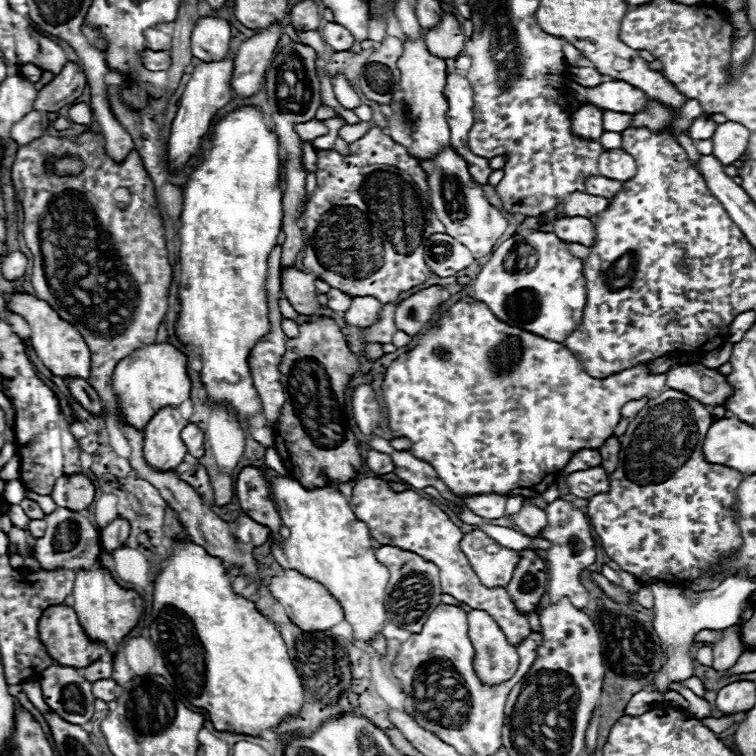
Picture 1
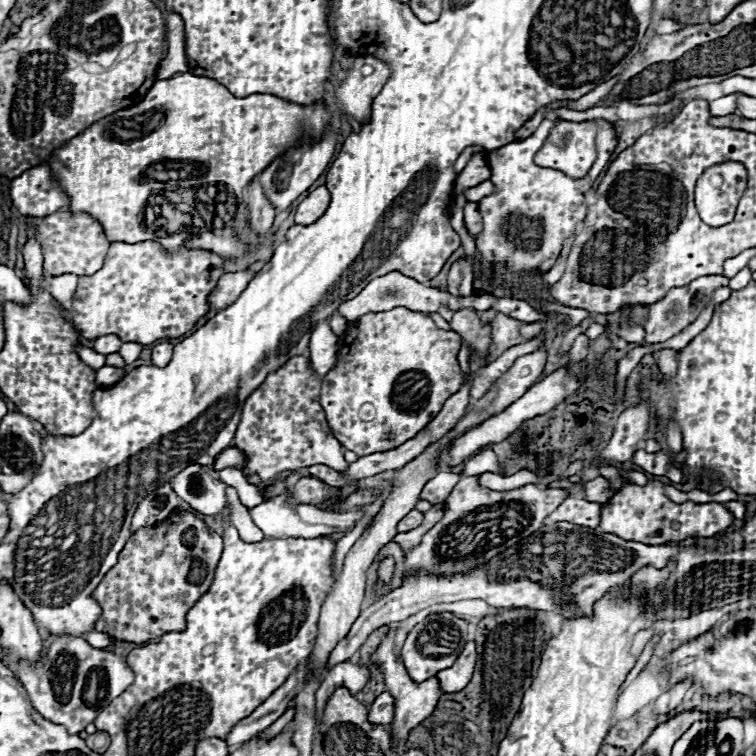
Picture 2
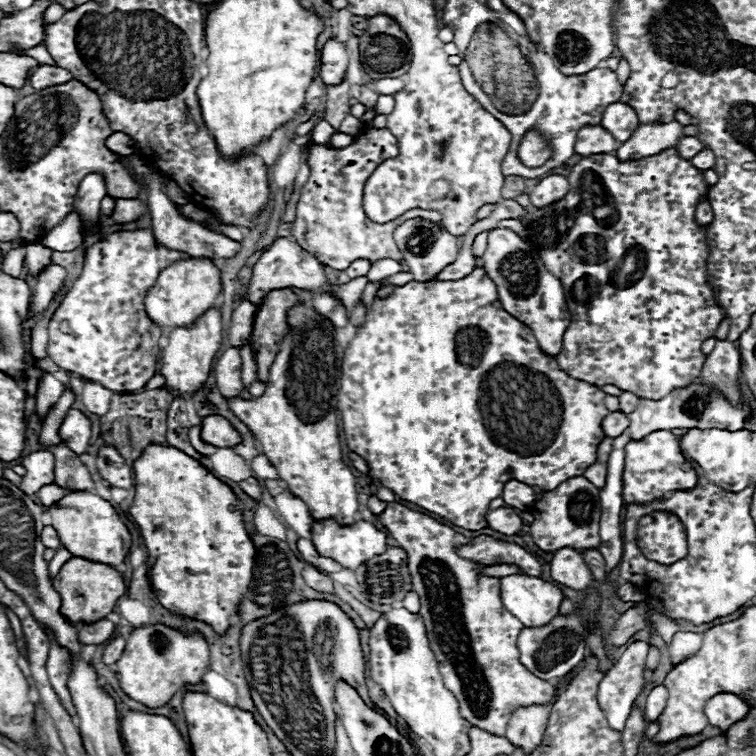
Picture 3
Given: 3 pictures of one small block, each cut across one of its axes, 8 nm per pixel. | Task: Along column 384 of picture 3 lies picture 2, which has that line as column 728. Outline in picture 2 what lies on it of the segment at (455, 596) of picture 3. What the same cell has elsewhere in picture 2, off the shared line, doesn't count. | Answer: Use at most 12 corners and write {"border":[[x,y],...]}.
{"border":[[660,482],[626,484],[600,530],[642,544],[714,538],[734,514],[674,504]]}

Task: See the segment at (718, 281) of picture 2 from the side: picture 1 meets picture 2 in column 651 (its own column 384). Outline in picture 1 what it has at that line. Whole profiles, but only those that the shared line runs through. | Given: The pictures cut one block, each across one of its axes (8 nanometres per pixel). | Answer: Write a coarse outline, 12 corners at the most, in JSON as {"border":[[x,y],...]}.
{"border":[[396,304],[384,306],[382,318],[368,328],[370,342],[392,342]]}

